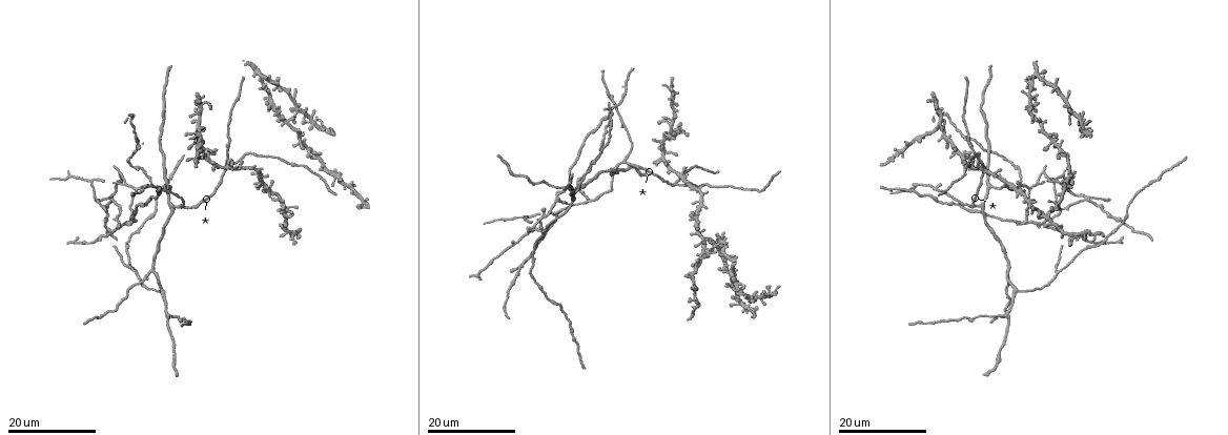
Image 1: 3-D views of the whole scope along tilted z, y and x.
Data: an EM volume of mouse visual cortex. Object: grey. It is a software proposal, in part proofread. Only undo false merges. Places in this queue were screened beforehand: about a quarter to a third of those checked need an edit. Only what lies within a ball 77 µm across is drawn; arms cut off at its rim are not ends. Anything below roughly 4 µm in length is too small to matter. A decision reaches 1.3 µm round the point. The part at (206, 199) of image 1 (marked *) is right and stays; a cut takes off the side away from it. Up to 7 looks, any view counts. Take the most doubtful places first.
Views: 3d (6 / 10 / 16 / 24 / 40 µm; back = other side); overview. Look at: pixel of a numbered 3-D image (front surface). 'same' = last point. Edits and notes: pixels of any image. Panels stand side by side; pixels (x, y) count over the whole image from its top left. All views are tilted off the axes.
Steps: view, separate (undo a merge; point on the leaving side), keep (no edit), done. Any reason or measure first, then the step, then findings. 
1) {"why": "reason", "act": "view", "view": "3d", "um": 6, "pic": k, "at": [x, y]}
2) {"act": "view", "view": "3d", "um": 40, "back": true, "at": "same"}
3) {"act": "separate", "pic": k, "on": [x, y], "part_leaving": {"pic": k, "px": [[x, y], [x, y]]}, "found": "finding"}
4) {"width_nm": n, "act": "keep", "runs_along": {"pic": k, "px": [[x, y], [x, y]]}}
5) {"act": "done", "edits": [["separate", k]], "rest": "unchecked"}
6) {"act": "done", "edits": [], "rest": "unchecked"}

{"act": "view", "view": "3d", "um": 24, "pic": 1, "at": [120, 172]}

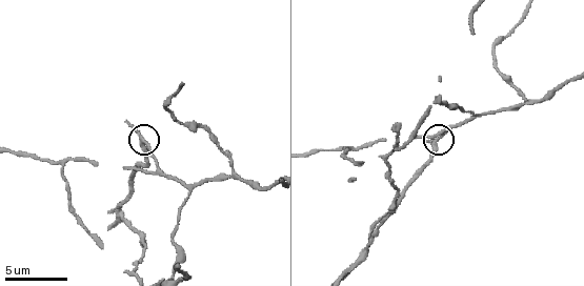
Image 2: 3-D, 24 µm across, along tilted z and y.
{"why": "zoom in", "act": "view", "view": "3d", "um": 10, "pic": 2, "at": [142, 143]}

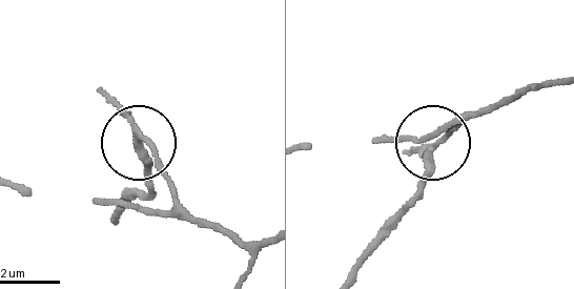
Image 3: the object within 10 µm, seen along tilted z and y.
{"arms": 3, "act": "separate", "pic": 3, "on": [429, 179], "part_leaving": {"pic": 3, "px": [[134, 137], [149, 191], [119, 218]]}, "found": "a second neuron is stuck on"}

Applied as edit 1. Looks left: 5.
{"why": "looks like a crossing", "act": "view", "view": "3d", "um": 16, "pic": 1, "at": [1026, 224]}

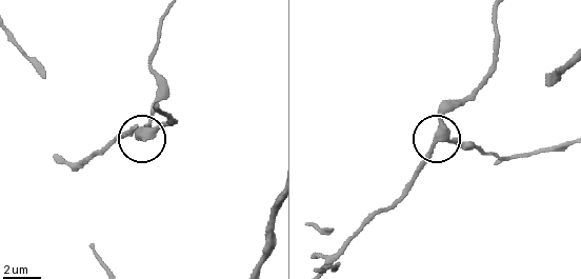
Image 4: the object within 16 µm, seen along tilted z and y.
{"why": "zoom in", "act": "view", "view": "3d", "um": 6, "pic": 4, "at": [434, 140]}

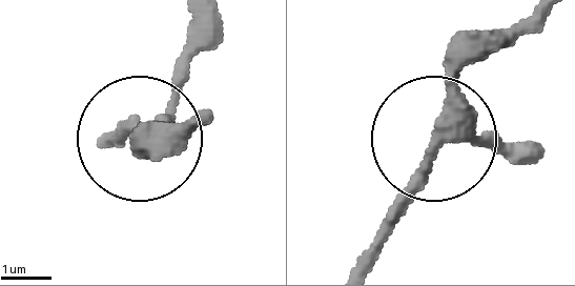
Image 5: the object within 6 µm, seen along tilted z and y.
{"act": "separate", "pic": 5, "on": [134, 122], "part_leaving": {"pic": 5, "px": [[472, 125], [457, 79], [529, 16]]}, "found": "two neurons meet here"}

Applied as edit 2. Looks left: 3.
{"act": "view", "view": "overview"}

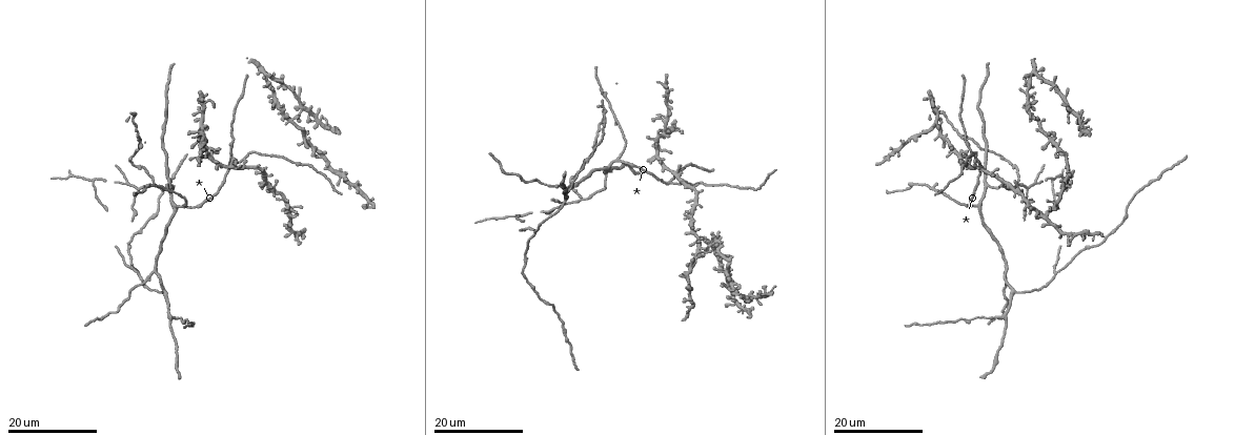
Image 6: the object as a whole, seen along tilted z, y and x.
{"why": "three arms meet", "act": "view", "view": "3d", "um": 16, "pic": 6, "at": [1029, 187]}

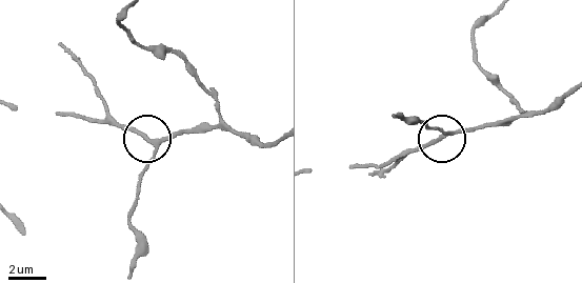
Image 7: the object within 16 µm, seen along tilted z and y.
{"act": "view", "view": "3d", "um": 6, "pic": 7, "at": [450, 135]}

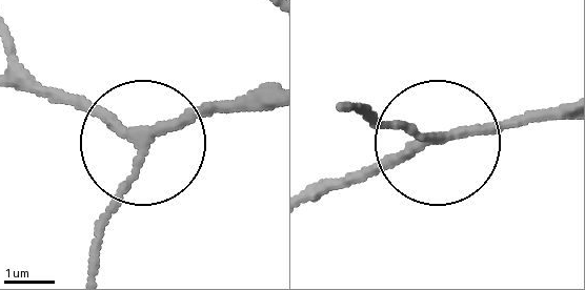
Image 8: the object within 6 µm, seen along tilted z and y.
{"arms": 3, "act": "keep", "runs_along": {"pic": 8, "px": [[266, 100], [155, 129], [94, 271]]}, "found": "continuous, no second neuron"}

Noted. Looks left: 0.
{"act": "done", "edits": [["separate", 3], ["separate", 5]], "rest": "unchecked"}

